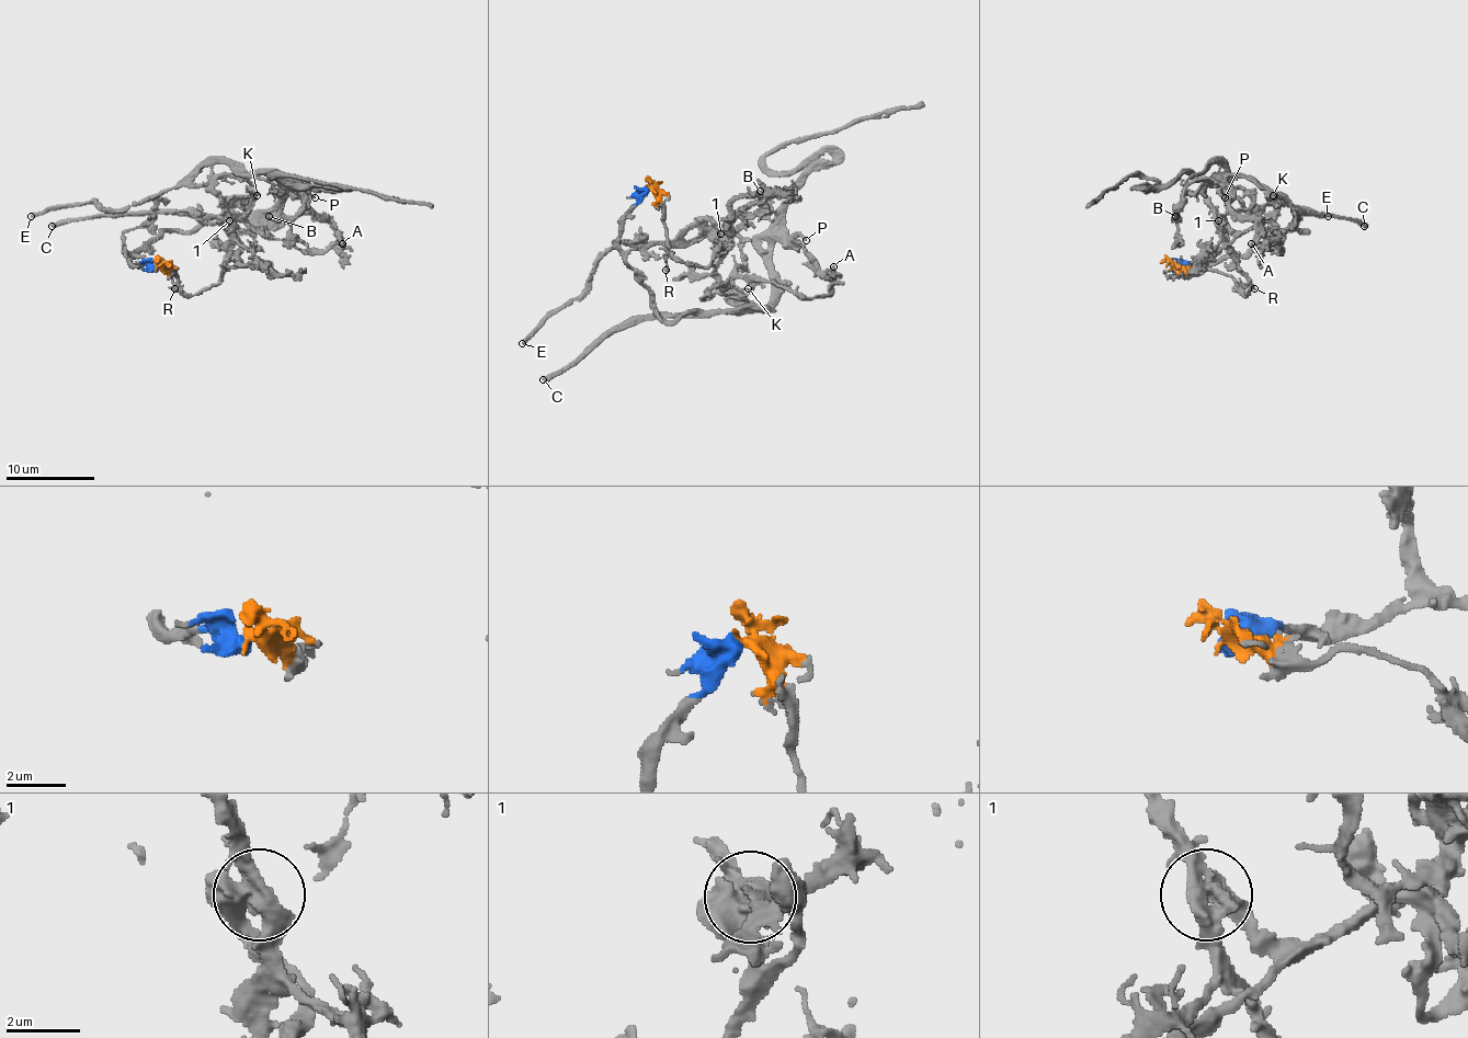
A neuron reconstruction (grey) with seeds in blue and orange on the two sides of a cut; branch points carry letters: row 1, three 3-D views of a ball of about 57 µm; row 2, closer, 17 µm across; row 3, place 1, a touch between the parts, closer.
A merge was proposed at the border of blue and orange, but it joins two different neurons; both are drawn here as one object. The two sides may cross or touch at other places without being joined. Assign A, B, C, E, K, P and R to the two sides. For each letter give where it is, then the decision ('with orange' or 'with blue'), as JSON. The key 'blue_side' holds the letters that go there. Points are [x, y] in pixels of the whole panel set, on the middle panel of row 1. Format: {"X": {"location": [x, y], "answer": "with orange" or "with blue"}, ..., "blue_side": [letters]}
{"A": {"location": [833, 266], "answer": "with blue"}, "B": {"location": [760, 191], "answer": "with blue"}, "C": {"location": [543, 379], "answer": "with blue"}, "E": {"location": [522, 343], "answer": "with orange"}, "K": {"location": [748, 288], "answer": "with orange"}, "P": {"location": [806, 240], "answer": "with blue"}, "R": {"location": [666, 270], "answer": "with orange"}, "blue_side": ["A", "B", "C", "P"]}

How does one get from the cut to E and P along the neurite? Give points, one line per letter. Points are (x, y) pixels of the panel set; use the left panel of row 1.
E: (156, 266), (175, 273), (186, 293), (219, 280), (231, 238), (226, 207), (206, 186), (32, 216)
P: (156, 266), (127, 258), (160, 231), (191, 231), (211, 218), (260, 218), (280, 197), (282, 175), (315, 197)

